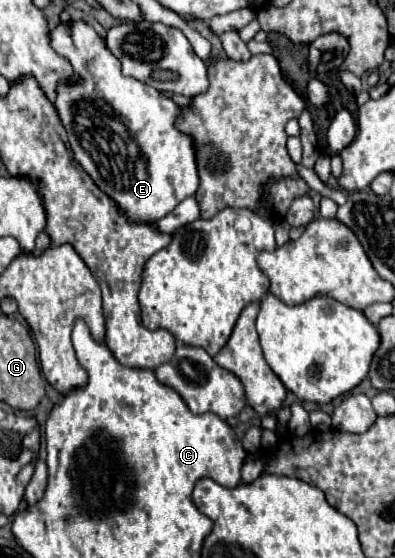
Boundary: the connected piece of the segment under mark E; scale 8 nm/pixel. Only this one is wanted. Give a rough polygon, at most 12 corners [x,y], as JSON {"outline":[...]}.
{"outline":[[85,20],[55,110],[75,160],[133,222],[199,186],[183,108],[121,72]]}

